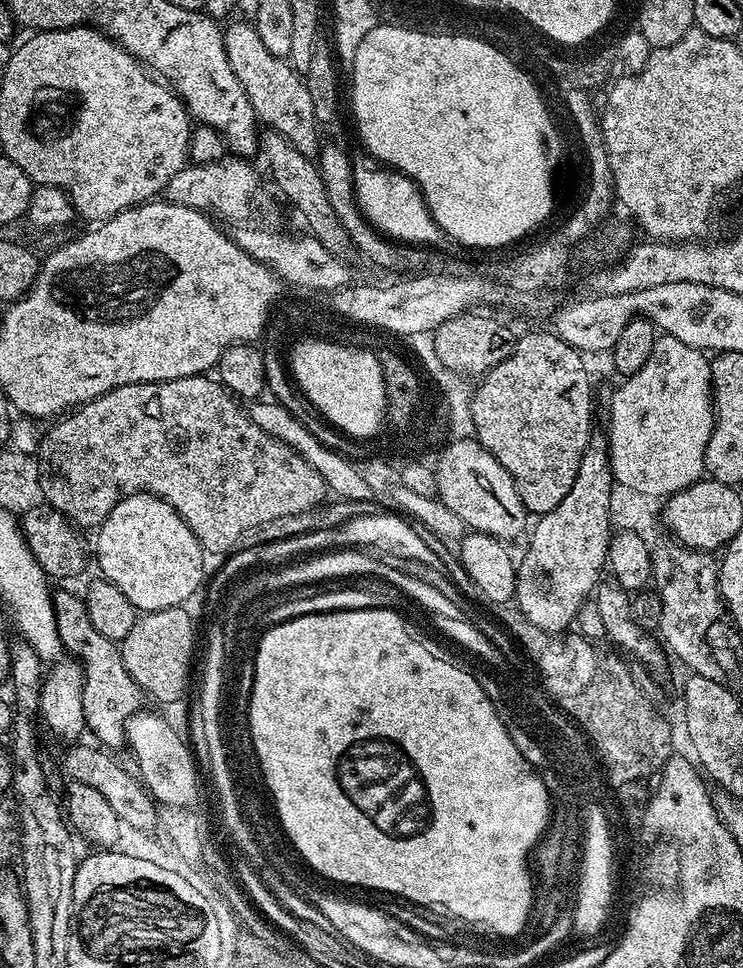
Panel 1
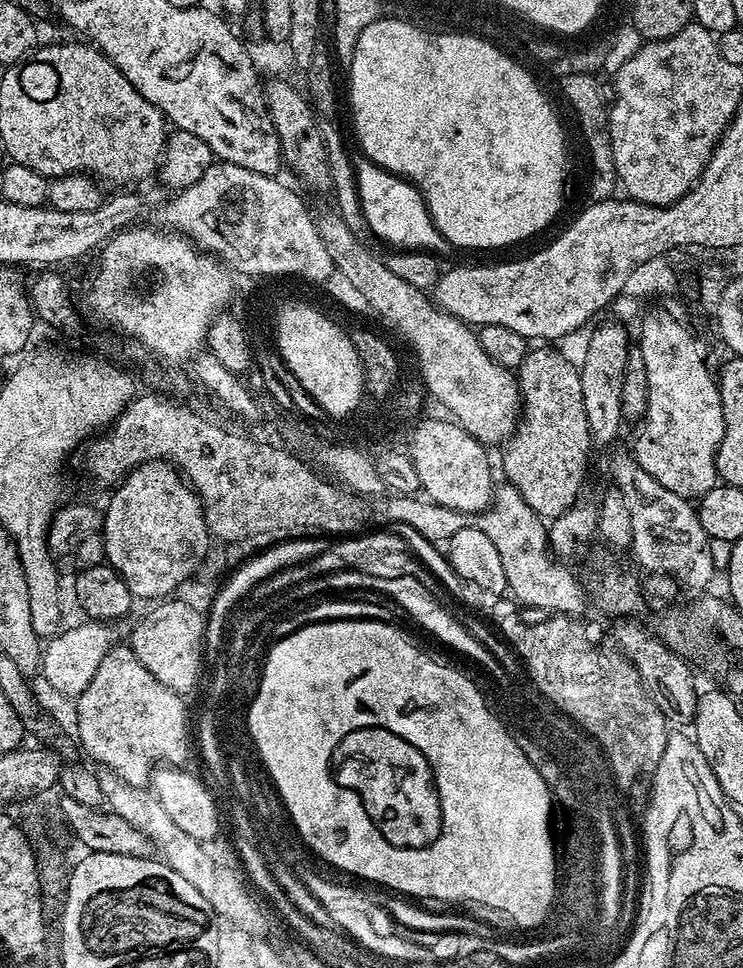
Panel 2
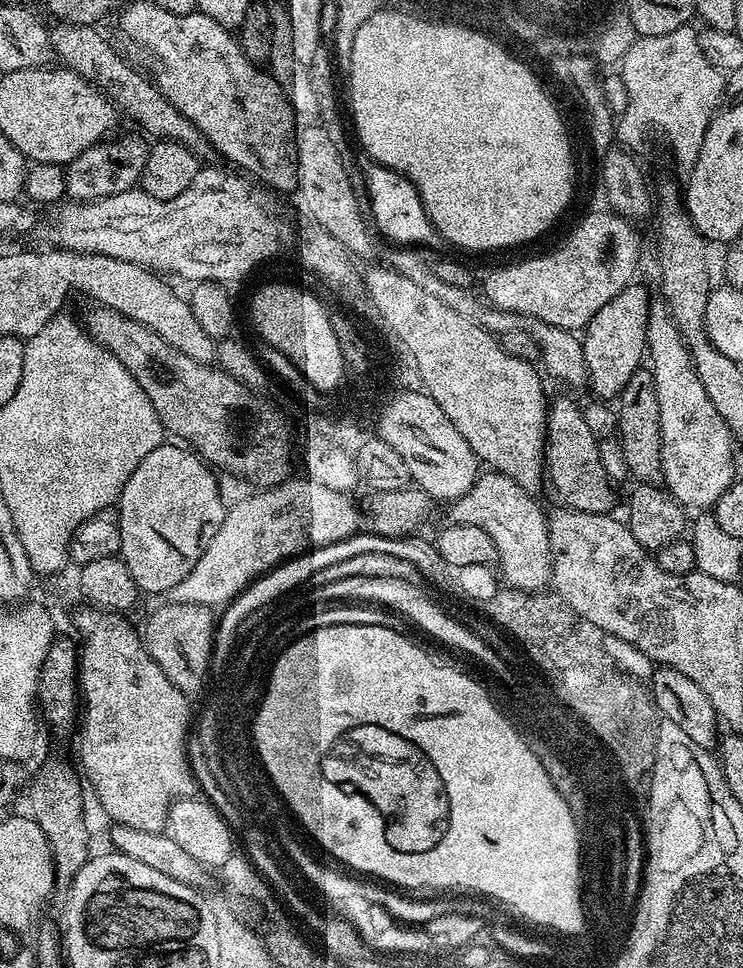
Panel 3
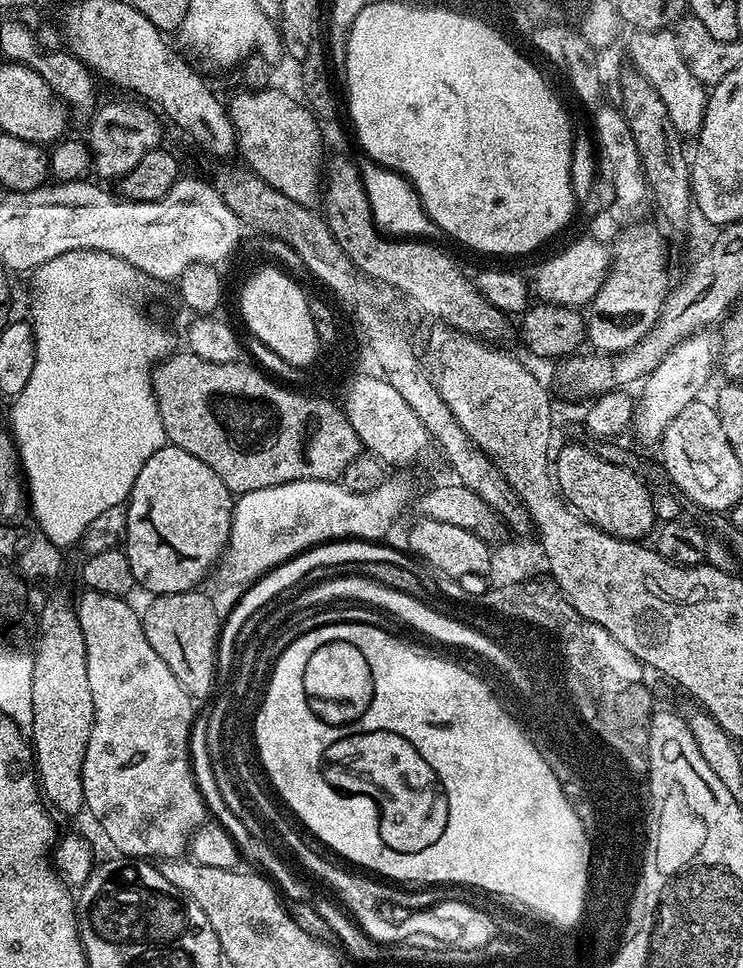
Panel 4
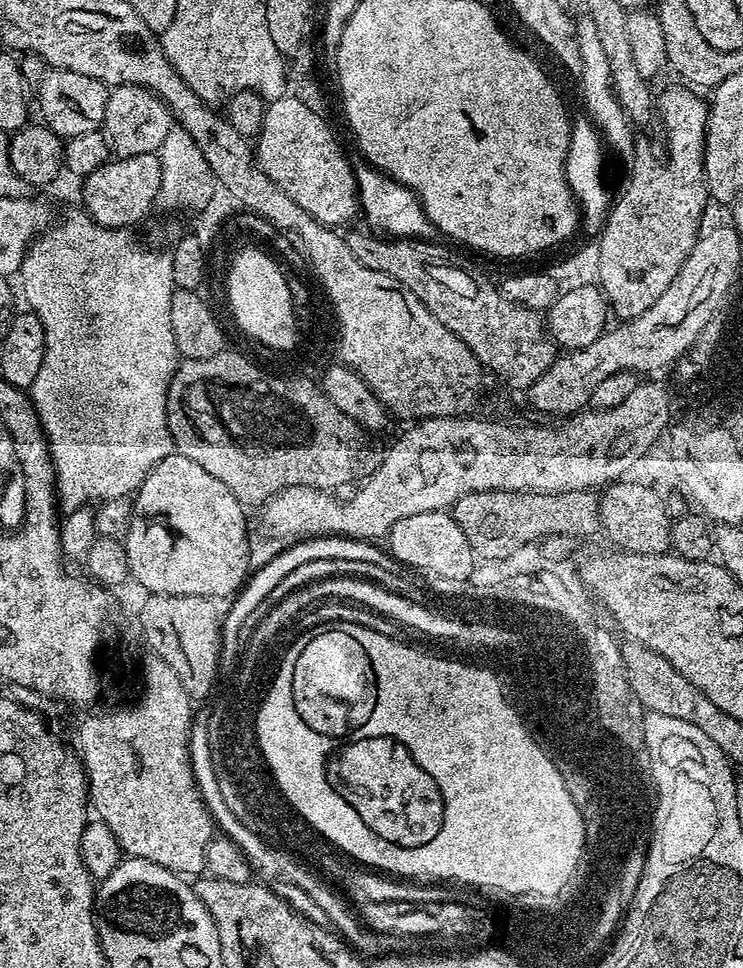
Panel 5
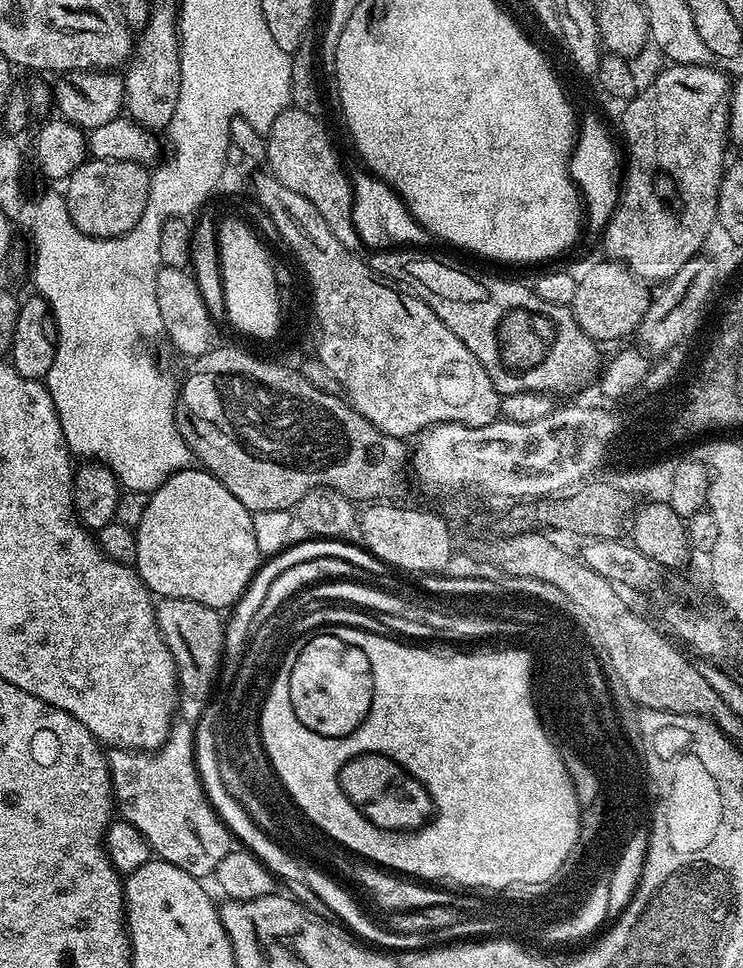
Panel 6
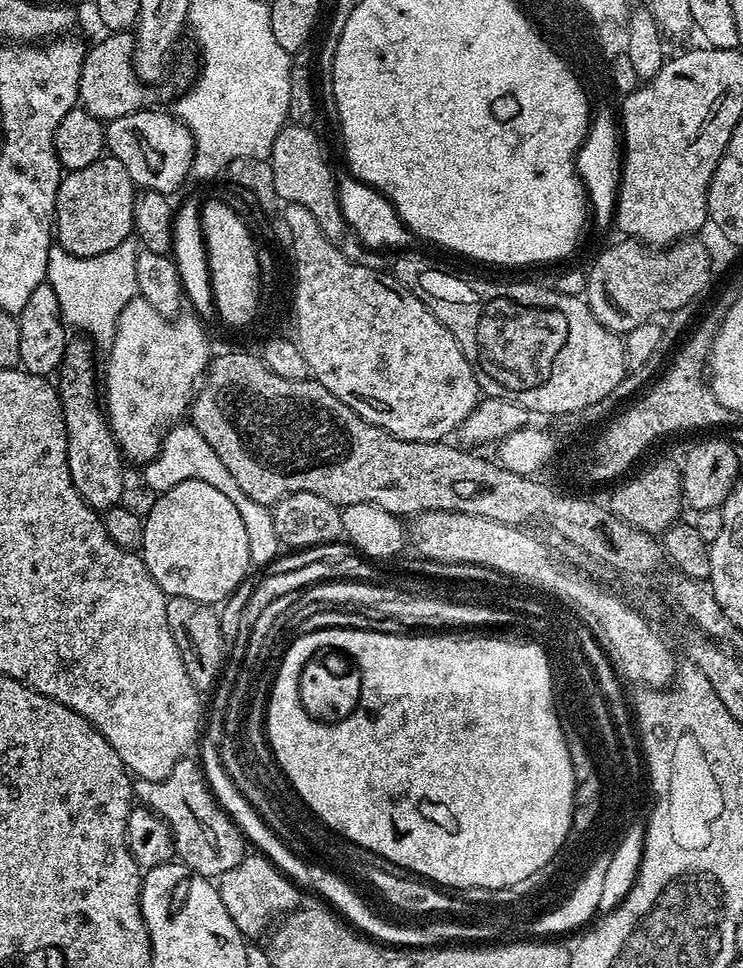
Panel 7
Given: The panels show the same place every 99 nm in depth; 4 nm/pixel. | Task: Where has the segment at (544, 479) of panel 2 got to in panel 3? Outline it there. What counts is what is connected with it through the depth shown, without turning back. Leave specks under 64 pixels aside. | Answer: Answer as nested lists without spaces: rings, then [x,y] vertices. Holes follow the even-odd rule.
[[[560,396],[551,401],[548,409],[546,433],[546,480],[556,491],[561,505],[577,508],[579,512],[611,513],[614,485],[608,480],[606,470],[600,464],[598,441],[581,416],[581,405]]]

